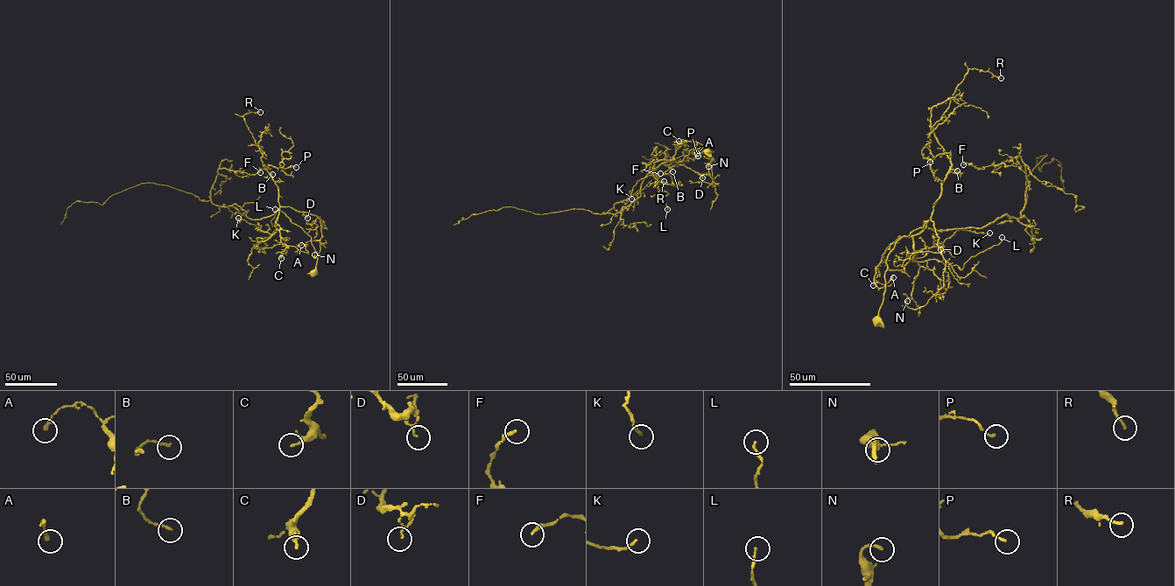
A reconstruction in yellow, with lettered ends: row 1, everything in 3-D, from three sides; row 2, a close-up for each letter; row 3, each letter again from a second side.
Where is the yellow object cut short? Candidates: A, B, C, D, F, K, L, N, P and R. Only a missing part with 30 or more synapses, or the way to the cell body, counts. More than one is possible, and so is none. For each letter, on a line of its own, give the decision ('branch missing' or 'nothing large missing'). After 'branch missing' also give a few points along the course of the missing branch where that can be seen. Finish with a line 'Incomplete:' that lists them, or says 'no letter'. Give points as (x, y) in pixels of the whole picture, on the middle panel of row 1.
A: nothing large missing
B: nothing large missing
C: nothing large missing
D: nothing large missing
F: nothing large missing
K: nothing large missing
L: nothing large missing
N: nothing large missing
P: nothing large missing
R: nothing large missing
Incomplete: no letter

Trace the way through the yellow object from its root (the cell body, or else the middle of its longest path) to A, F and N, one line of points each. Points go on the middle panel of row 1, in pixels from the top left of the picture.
A: (708, 151), (691, 149), (677, 163), (674, 157), (685, 141), (701, 143), (697, 153)
F: (708, 151), (692, 149), (682, 161), (655, 168), (640, 196), (619, 212), (603, 213), (660, 173)
N: (708, 151), (714, 151), (705, 146), (691, 149), (678, 163), (709, 175), (714, 185), (708, 166)

